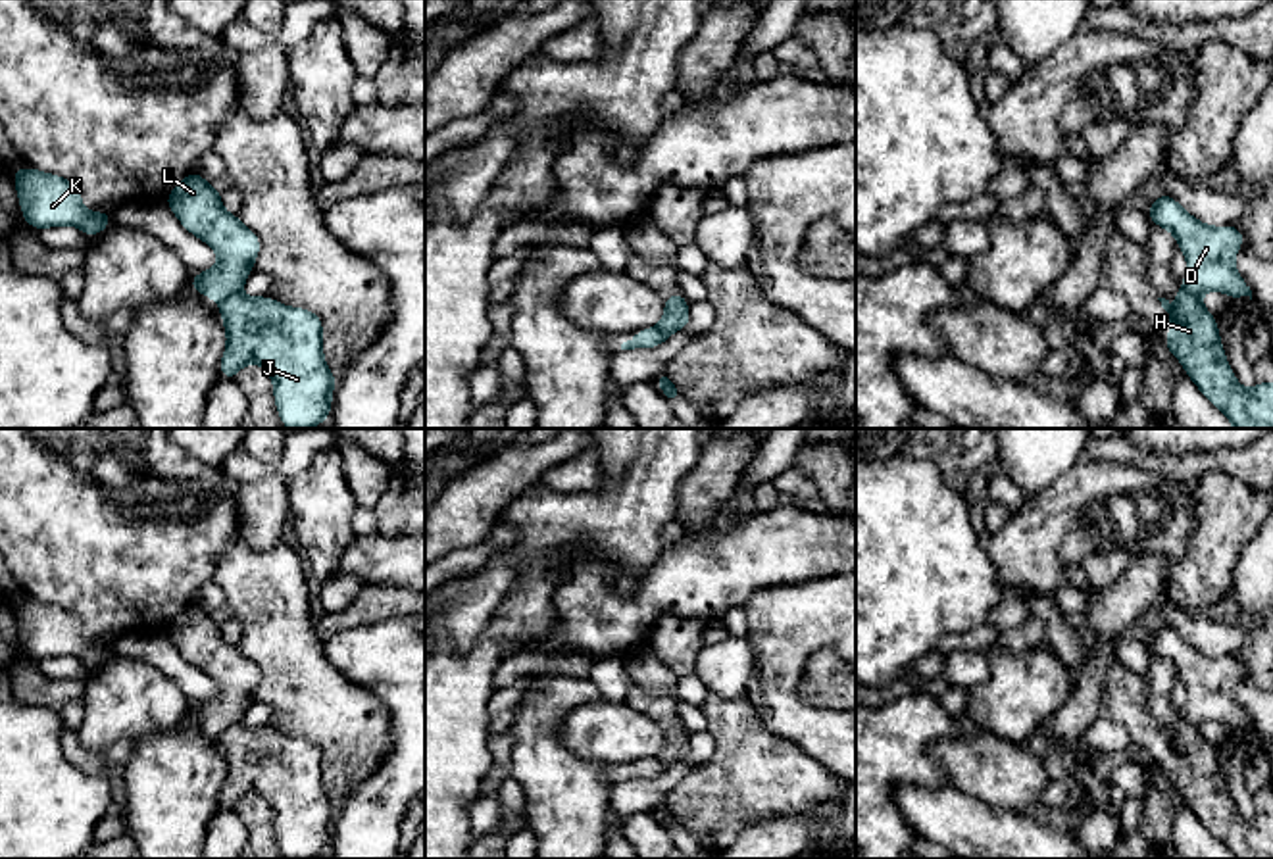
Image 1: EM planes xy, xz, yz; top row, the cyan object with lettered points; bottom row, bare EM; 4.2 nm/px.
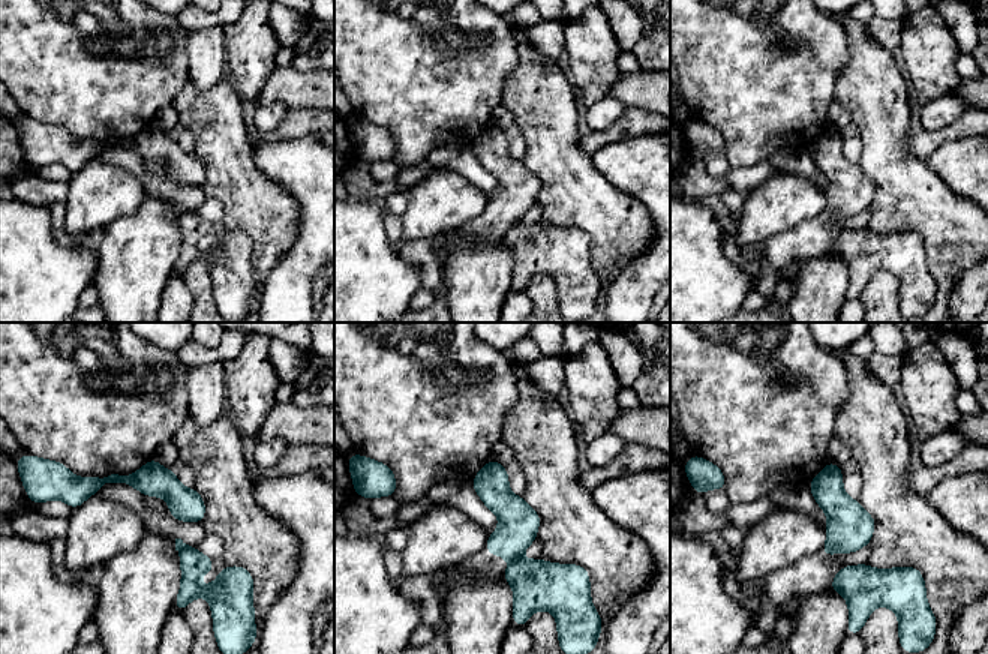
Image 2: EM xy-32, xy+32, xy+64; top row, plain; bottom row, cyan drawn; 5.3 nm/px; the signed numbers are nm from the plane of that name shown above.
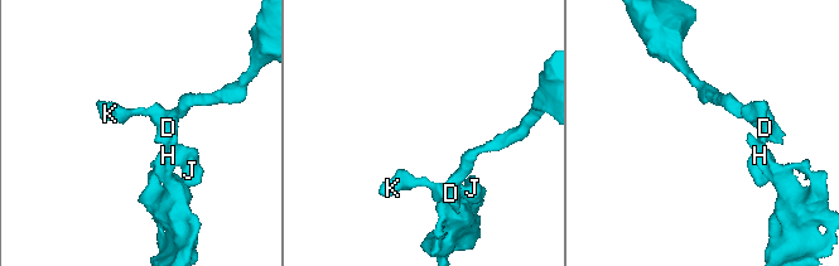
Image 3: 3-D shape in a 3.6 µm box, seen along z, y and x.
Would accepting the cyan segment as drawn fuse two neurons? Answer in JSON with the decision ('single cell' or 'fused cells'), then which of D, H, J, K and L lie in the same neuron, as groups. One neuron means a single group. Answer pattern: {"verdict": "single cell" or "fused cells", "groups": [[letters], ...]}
{"verdict": "fused cells", "groups": [["D", "K", "L"], ["H", "J"]]}

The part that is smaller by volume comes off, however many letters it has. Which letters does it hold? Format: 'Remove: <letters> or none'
Remove: H, J

